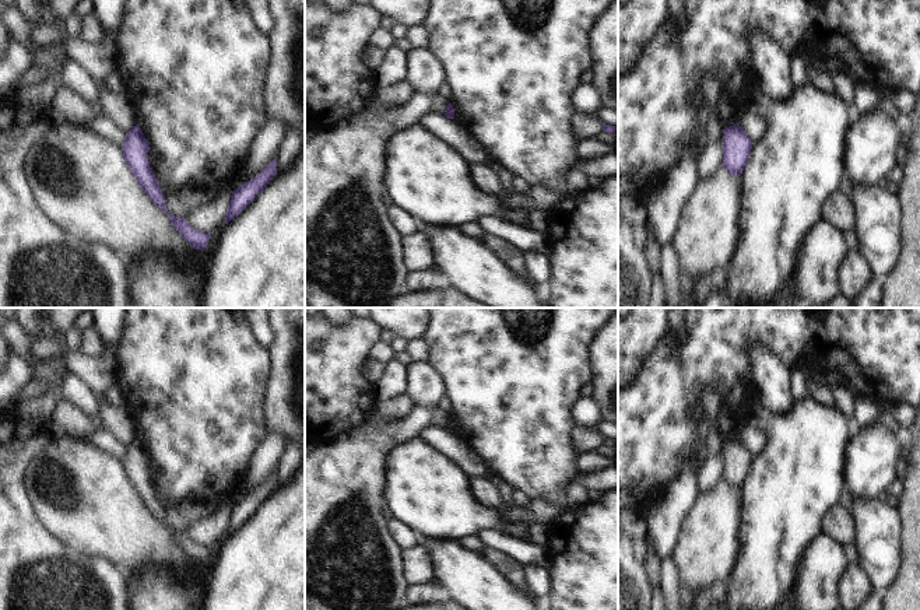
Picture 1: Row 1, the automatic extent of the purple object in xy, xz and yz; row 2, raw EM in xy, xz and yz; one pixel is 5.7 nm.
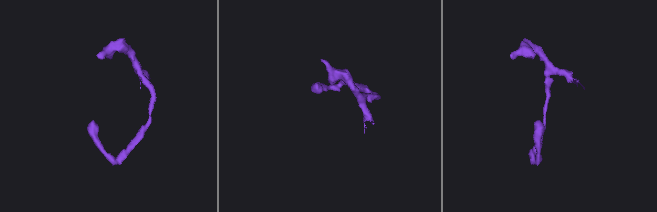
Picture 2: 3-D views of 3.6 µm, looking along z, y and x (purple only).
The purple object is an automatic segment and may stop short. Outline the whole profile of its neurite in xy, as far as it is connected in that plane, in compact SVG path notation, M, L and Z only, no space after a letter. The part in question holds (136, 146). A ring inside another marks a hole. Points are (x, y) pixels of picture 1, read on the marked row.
M137 123L129 132L122 146L123 158L133 172L137 183L145 192L148 199L162 211L169 215L171 224L179 231L182 238L194 249L203 250L207 248L211 235L196 231L185 217L171 214L165 204L165 196L161 190L154 172L150 168L147 152L151 150L140 125Z

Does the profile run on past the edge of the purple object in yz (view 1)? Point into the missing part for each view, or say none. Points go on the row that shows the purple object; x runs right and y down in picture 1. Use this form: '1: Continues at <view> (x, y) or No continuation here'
1: No continuation here

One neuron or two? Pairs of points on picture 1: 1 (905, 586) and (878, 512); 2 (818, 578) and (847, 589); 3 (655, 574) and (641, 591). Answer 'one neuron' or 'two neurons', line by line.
1: two neurons
2: two neurons
3: two neurons

